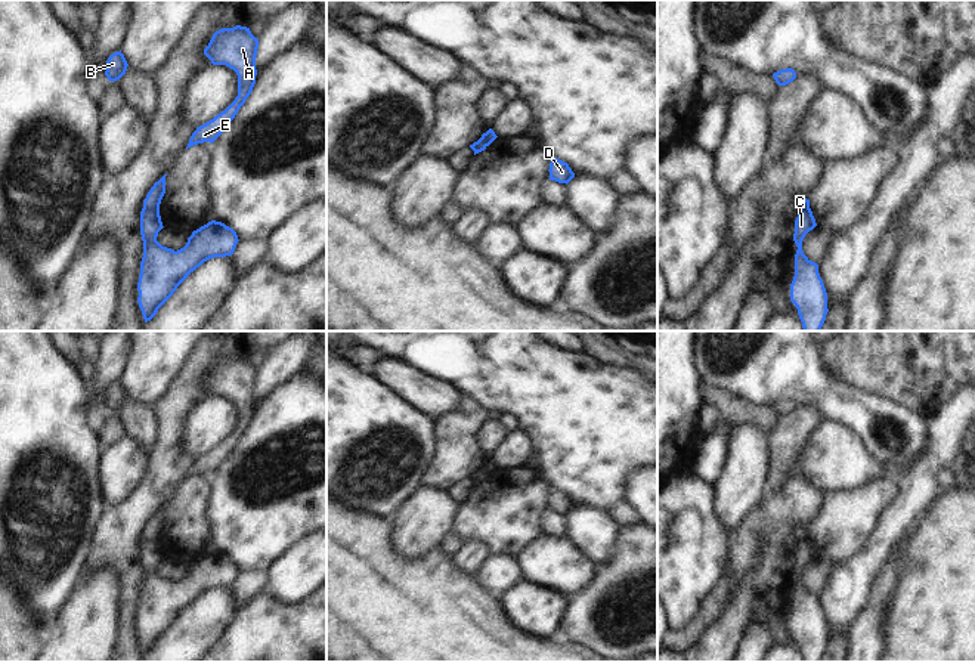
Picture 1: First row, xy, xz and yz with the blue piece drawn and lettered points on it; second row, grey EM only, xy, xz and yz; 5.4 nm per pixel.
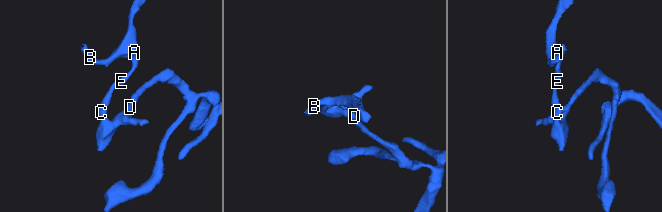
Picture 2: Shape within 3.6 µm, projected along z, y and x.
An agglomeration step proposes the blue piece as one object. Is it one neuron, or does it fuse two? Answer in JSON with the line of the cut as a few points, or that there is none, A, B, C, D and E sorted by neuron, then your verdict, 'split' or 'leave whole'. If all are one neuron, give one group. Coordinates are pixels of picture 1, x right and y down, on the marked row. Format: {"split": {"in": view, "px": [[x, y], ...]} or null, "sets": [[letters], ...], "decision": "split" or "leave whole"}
{"split": {"in": "xy", "px": [[144, 207], [158, 210]]}, "sets": [["A", "B", "E"], ["C", "D"]], "decision": "split"}

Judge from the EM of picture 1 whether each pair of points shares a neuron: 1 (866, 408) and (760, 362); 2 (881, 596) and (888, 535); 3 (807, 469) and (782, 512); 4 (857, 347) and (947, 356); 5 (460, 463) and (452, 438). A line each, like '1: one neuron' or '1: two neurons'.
1: one neuron
2: two neurons
3: two neurons
4: one neuron
5: one neuron

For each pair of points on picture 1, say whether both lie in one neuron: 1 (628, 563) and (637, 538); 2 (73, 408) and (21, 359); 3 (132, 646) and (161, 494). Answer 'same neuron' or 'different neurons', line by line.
1: same neuron
2: same neuron
3: same neuron

